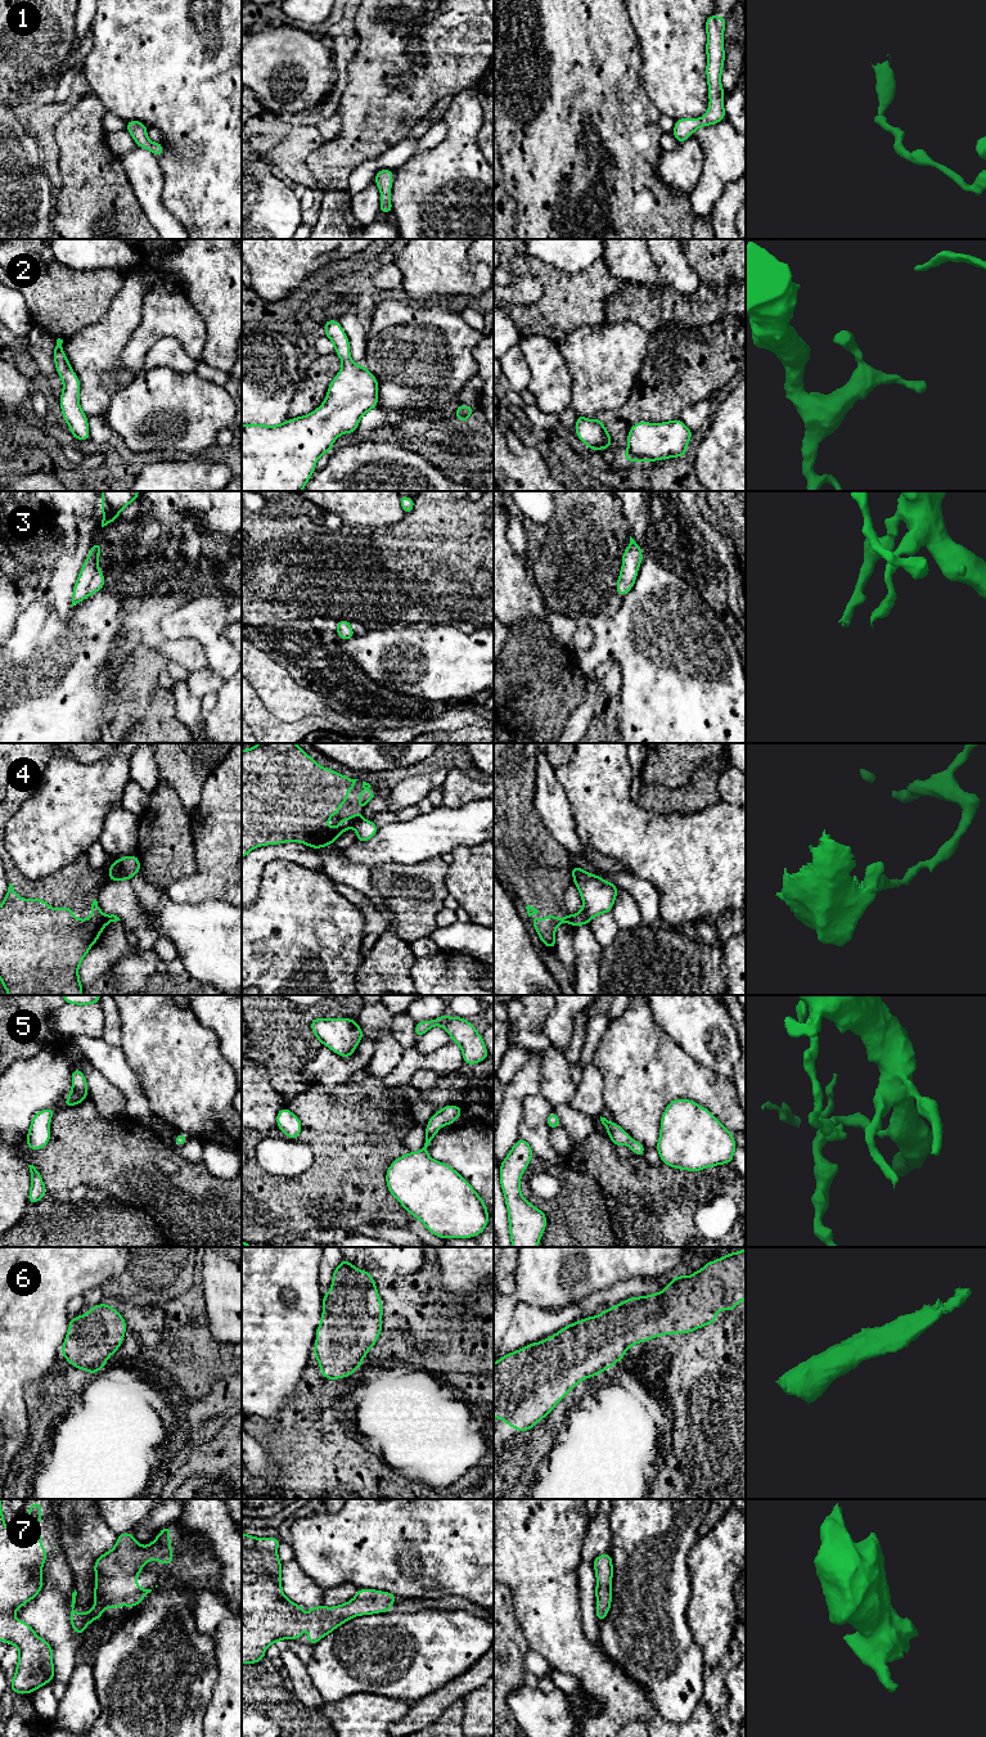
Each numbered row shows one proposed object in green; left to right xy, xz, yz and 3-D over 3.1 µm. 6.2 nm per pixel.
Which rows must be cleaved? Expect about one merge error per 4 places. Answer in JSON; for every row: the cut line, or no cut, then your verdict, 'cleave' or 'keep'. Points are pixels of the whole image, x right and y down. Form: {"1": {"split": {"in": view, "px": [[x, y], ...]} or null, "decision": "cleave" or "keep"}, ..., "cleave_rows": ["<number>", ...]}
{"1": {"split": null, "decision": "keep"}, "2": {"split": null, "decision": "keep"}, "3": {"split": null, "decision": "keep"}, "4": {"split": {"in": "xz", "px": [[361, 818], [354, 826]]}, "decision": "cleave"}, "5": {"split": null, "decision": "keep"}, "6": {"split": null, "decision": "keep"}, "7": {"split": null, "decision": "keep"}, "cleave_rows": ["4"]}

